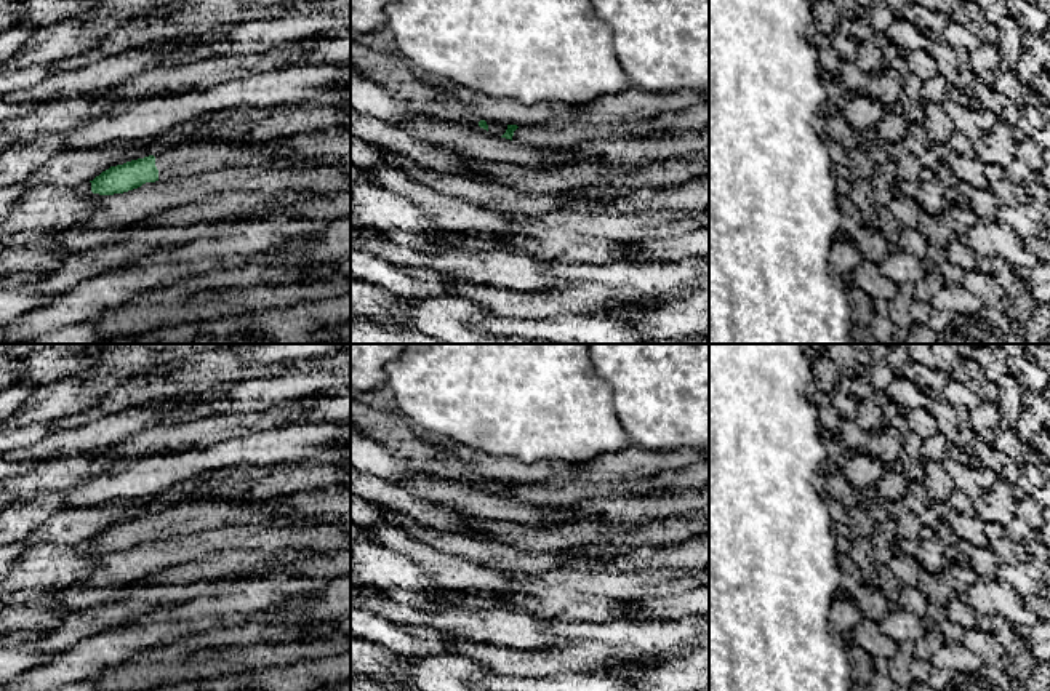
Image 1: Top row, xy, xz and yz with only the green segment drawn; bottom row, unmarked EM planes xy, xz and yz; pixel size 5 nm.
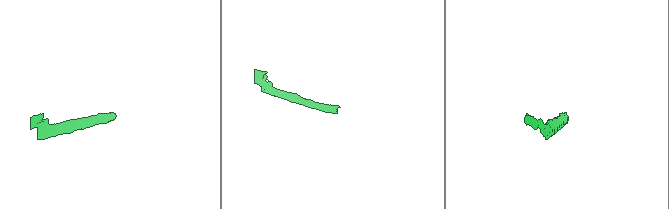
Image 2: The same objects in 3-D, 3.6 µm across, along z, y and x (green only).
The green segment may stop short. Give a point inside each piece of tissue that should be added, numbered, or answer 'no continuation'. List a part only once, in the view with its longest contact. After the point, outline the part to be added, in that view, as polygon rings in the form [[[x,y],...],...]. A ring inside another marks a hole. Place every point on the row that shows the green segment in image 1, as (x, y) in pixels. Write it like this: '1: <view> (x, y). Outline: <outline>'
1: xy (186, 159). Outline: [[[184,141],[165,147],[154,157],[158,179],[173,179],[178,176],[197,176],[227,166],[279,165],[290,155],[290,150],[283,149],[280,141],[274,141],[274,144],[272,147],[271,142]]]

